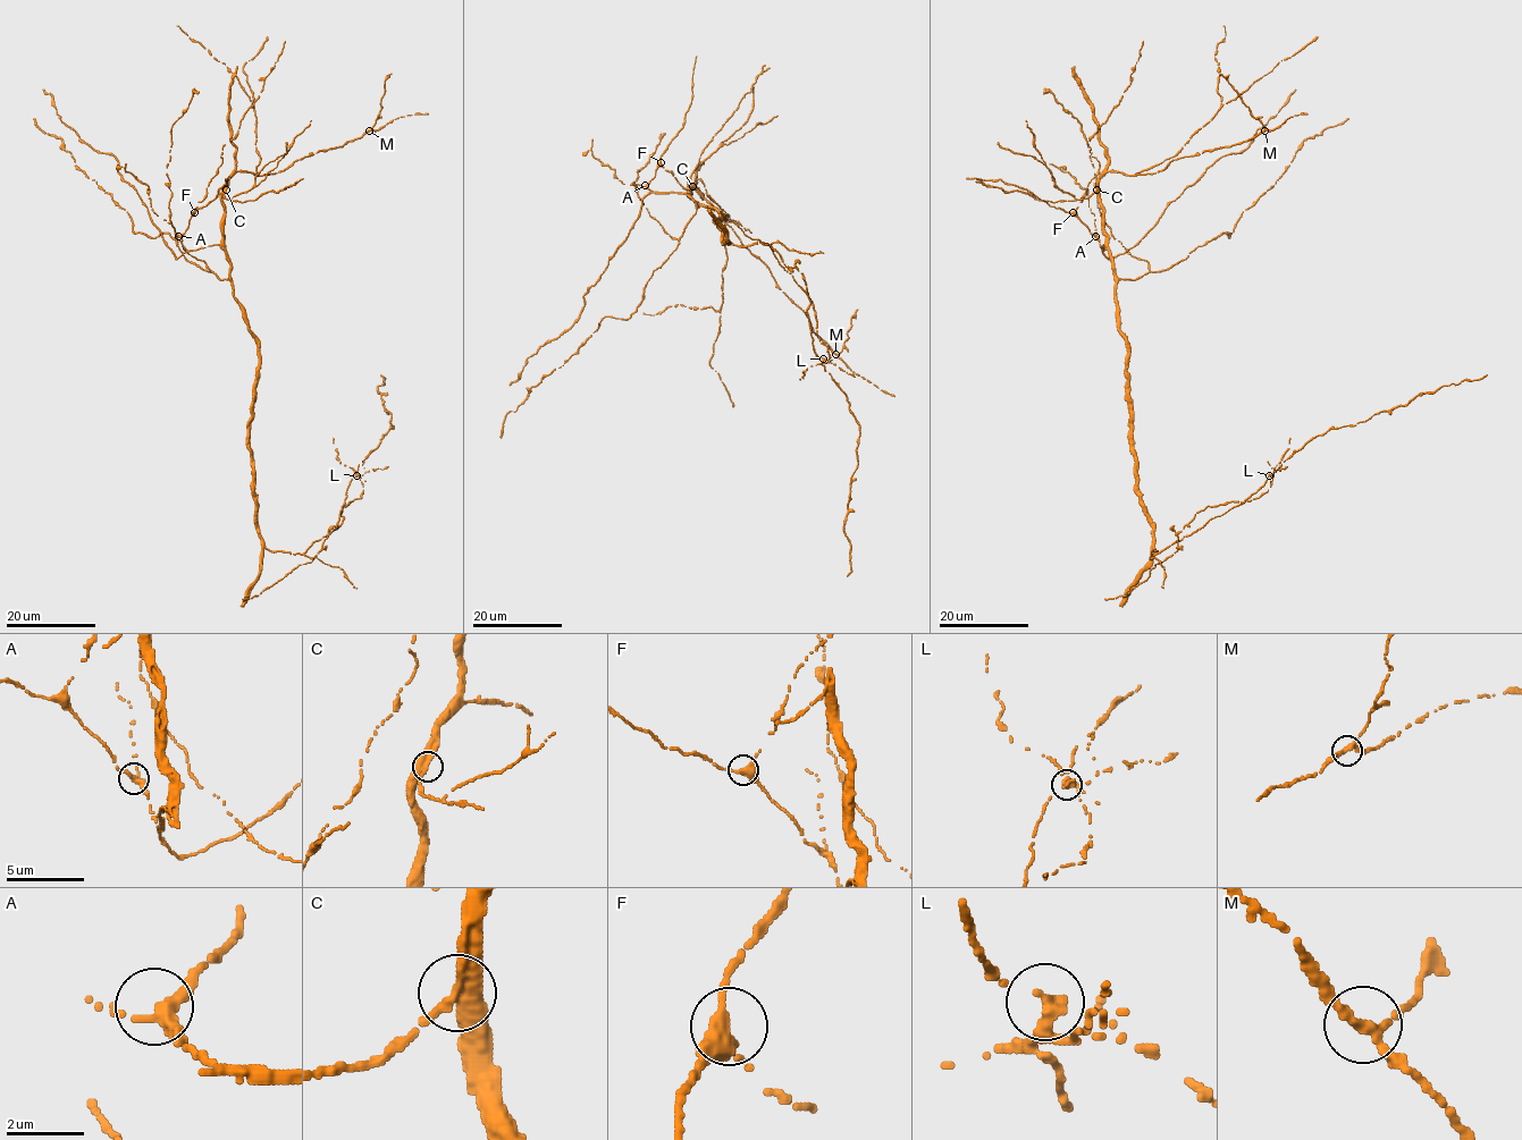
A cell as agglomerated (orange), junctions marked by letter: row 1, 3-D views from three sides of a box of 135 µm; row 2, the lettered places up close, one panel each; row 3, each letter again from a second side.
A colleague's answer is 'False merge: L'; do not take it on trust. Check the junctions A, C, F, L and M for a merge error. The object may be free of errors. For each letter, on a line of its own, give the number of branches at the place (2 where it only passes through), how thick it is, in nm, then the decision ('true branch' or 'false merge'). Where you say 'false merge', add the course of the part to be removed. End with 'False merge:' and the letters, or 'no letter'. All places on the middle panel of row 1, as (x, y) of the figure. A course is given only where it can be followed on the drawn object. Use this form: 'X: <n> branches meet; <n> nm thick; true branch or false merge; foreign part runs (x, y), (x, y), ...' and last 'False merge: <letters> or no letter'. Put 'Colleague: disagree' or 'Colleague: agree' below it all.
A: 3 branches meet; 280 nm thick; true branch
C: 3 branches meet; 320 nm thick; true branch
F: 3 branches meet; 320 nm thick; true branch
L: 3 branches meet; 280 nm thick; false merge; foreign part runs (822, 359), (829, 361), (827, 348), (816, 335), (804, 275), (788, 268), (771, 245), (749, 237), (709, 195)
M: 3 branches meet; 260 nm thick; true branch
False merge: L
Colleague: agree

